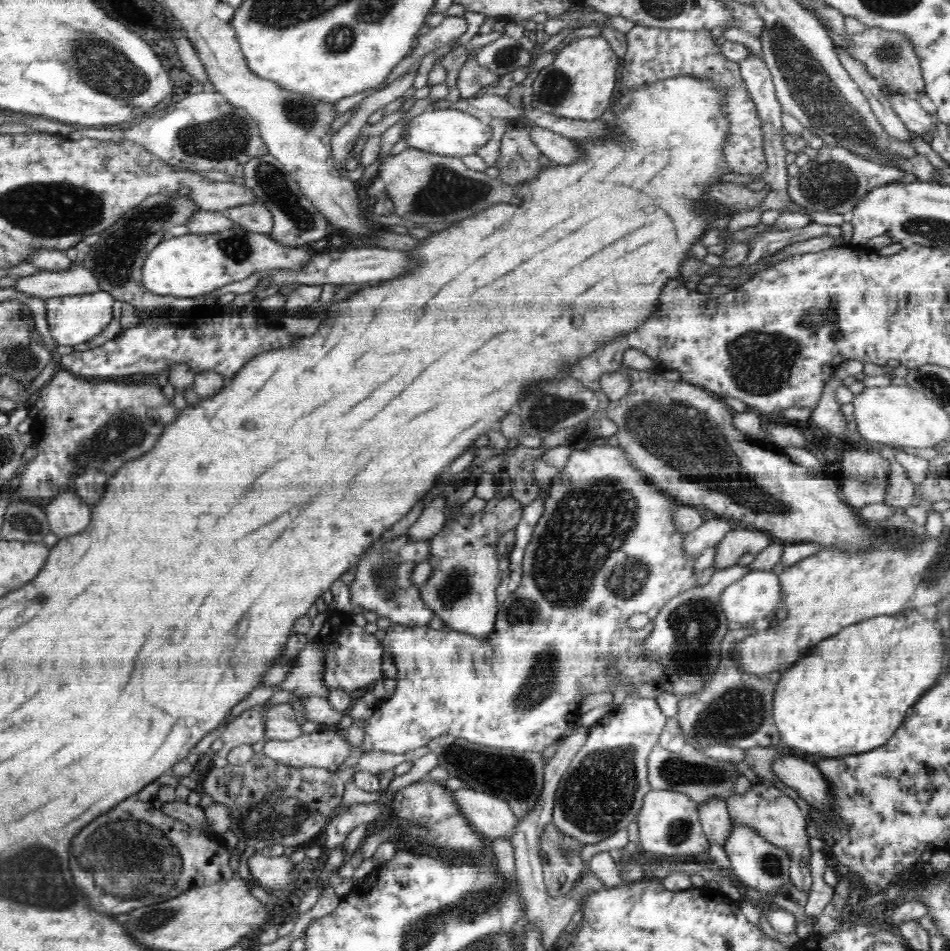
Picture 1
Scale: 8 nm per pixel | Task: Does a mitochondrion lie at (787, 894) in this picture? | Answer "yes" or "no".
no

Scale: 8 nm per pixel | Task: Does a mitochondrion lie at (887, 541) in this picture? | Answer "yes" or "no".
no

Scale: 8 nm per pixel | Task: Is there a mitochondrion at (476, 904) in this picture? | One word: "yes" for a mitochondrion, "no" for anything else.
yes

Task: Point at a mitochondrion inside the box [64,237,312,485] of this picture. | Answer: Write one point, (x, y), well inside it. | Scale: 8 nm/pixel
(119, 436)

